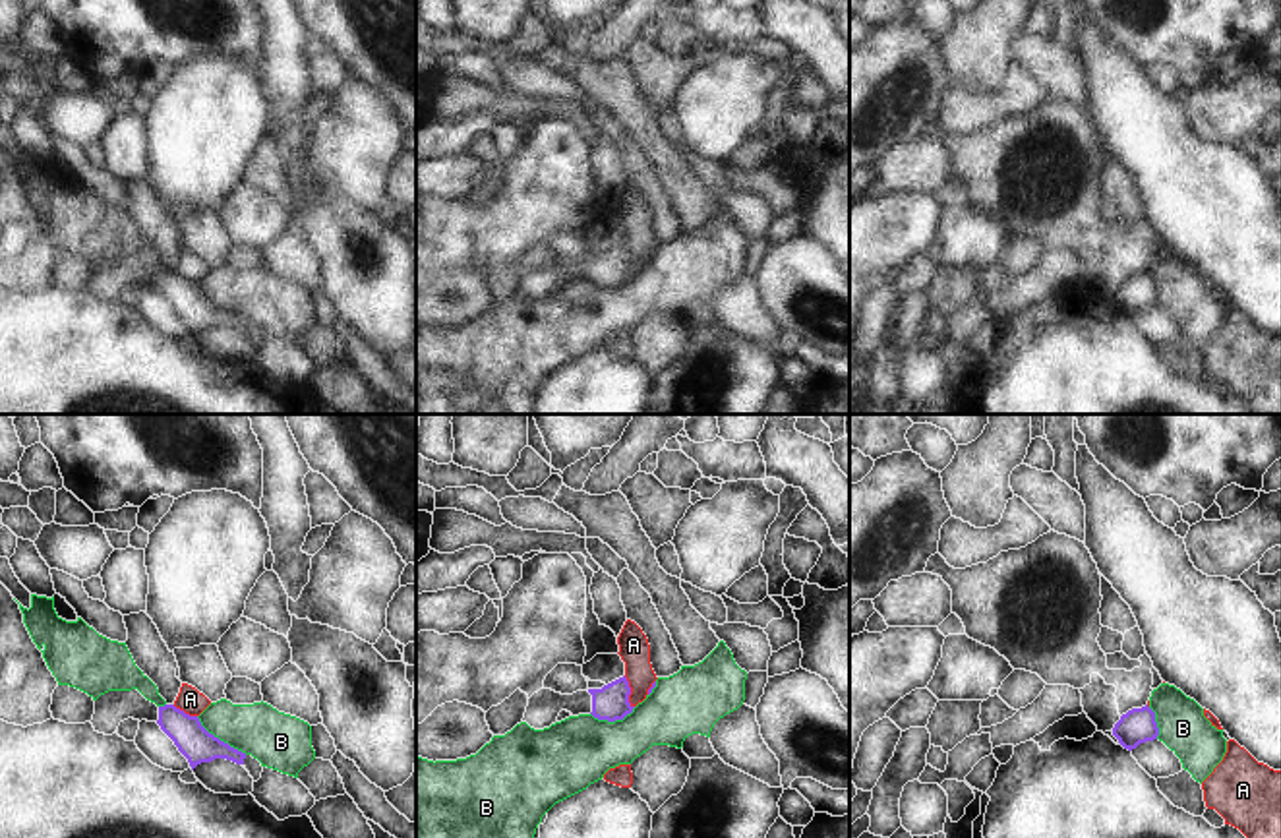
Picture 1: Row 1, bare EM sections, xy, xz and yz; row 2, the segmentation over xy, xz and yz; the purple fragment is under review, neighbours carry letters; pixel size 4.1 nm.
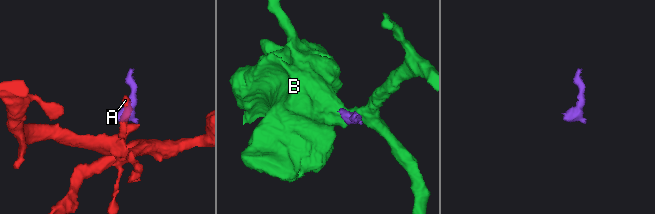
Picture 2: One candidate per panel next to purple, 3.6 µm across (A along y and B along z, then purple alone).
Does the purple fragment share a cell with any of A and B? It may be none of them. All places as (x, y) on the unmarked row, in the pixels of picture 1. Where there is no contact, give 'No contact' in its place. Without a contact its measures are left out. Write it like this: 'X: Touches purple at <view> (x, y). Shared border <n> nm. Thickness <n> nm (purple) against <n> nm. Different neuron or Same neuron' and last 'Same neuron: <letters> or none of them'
A: Touches purple at xz (629, 258). Shared border 140 nm. Thickness 150 nm (purple) against 130 nm. Different neuron
B: Touches purple at xy (219, 306). Shared border 260 nm. Thickness 150 nm (purple) against 240 nm. Different neuron
Same neuron: none of them.

